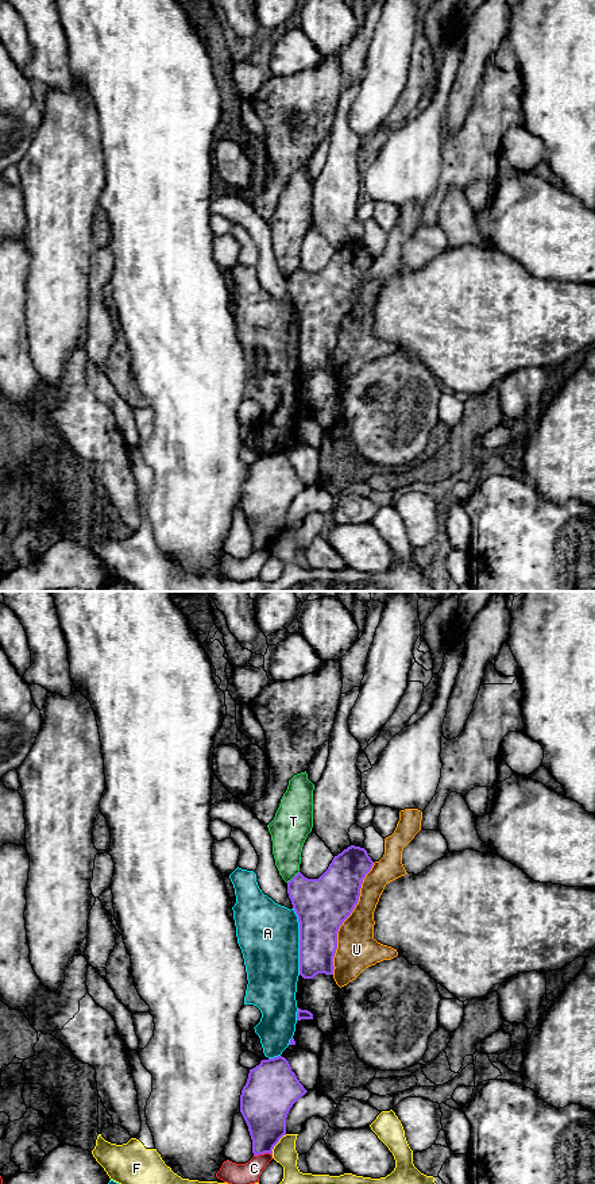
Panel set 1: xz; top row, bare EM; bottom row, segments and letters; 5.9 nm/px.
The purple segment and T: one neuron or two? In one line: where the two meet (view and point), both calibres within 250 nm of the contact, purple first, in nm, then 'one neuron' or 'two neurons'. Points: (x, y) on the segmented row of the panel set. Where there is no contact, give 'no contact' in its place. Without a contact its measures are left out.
contact xz (293, 878); calibres 320 and 200 nm; two neurons

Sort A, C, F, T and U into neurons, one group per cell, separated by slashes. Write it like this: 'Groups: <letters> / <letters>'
Groups: A / C / F / T / U

